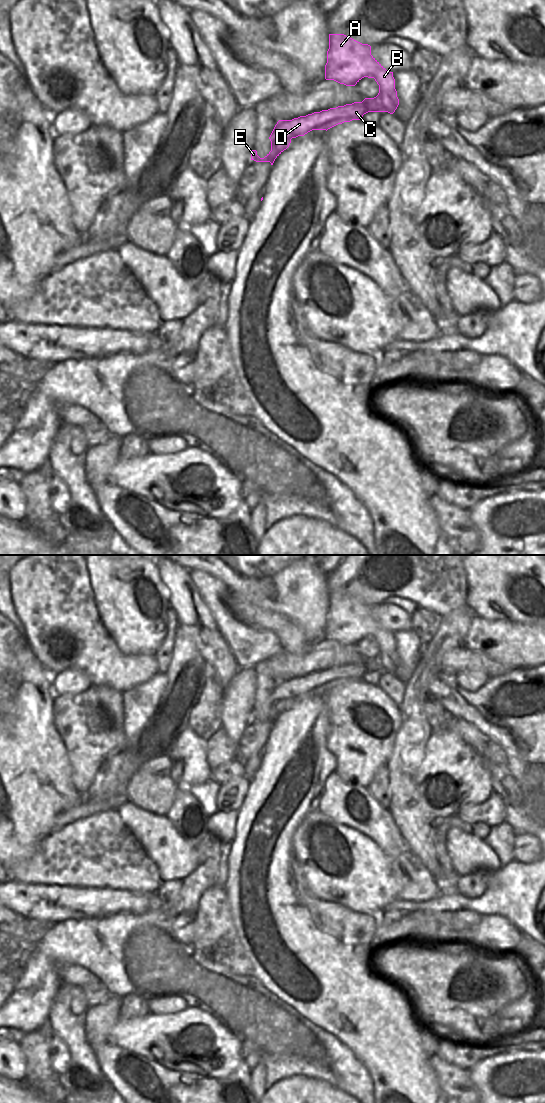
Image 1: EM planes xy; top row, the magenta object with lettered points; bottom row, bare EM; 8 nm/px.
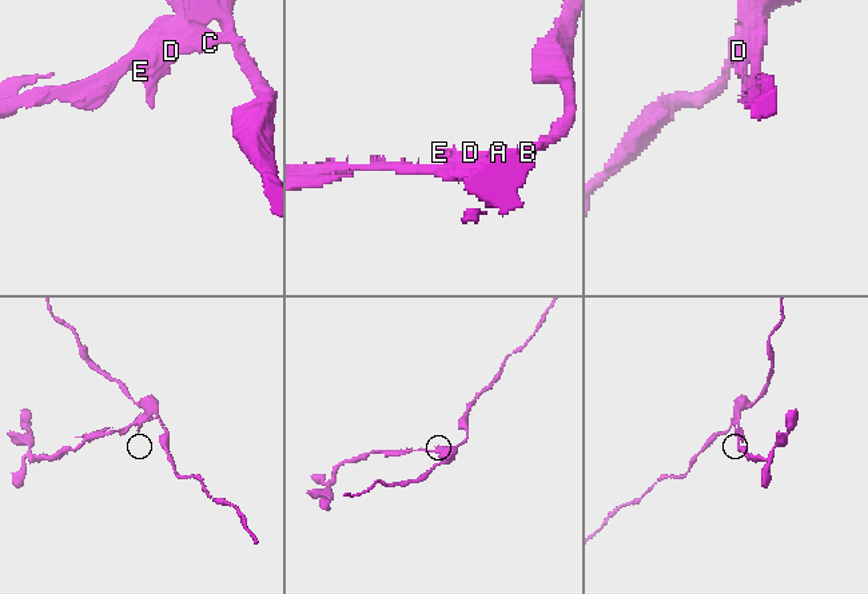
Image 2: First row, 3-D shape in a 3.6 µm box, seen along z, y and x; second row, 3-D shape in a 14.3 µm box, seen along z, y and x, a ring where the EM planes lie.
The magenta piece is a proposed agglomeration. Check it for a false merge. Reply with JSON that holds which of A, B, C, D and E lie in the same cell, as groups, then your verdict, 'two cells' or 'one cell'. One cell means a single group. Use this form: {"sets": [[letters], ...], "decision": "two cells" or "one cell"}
{"sets": [["A", "B"], ["C", "D", "E"]], "decision": "two cells"}

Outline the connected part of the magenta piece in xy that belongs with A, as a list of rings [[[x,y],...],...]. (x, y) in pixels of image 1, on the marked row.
[[[329,34],[325,79],[355,86],[364,77],[375,79],[383,112],[393,114],[399,105],[393,72],[386,70],[371,55],[370,45],[344,34]]]

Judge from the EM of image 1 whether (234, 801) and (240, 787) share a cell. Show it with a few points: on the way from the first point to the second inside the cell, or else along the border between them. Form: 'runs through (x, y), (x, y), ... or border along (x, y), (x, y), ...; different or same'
runs through (234, 798), (234, 793), (237, 790); same

